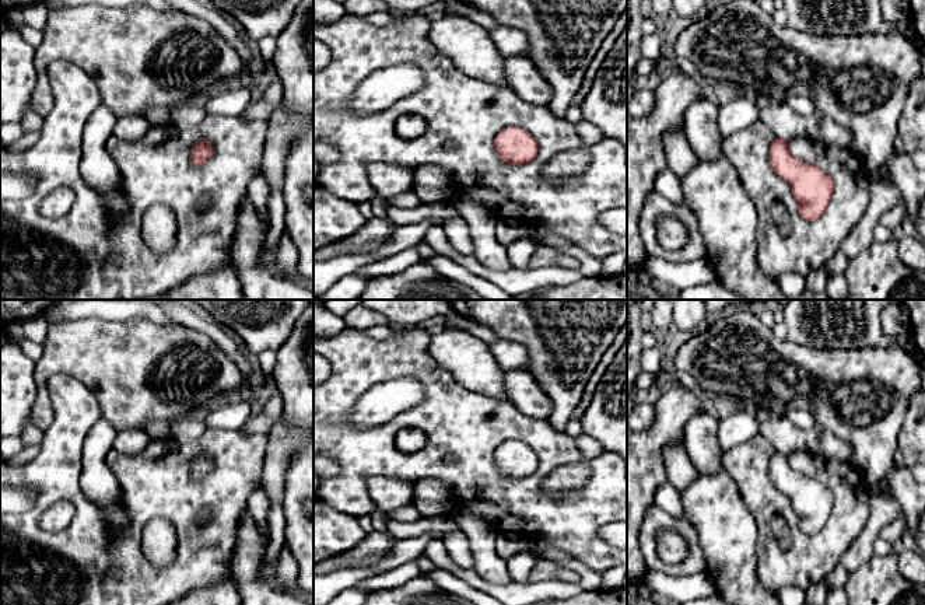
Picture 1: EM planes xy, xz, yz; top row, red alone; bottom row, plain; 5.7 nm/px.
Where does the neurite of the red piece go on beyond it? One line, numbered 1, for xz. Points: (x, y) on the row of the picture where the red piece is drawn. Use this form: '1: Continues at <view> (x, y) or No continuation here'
1: No continuation here

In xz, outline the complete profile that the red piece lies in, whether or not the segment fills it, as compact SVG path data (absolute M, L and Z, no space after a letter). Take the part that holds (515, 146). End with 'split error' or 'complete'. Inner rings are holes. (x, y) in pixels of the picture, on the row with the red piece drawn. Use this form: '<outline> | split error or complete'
M516 126L502 129L494 139L494 147L497 155L512 165L532 162L539 150L536 139Z | complete

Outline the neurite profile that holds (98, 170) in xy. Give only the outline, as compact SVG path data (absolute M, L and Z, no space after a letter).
M104 104L90 115L81 141L81 174L85 182L98 192L108 210L119 217L129 210L122 190L122 178L116 164L106 151L118 116Z

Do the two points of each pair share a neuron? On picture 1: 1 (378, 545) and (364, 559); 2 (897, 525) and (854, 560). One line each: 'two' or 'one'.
1: one
2: two

